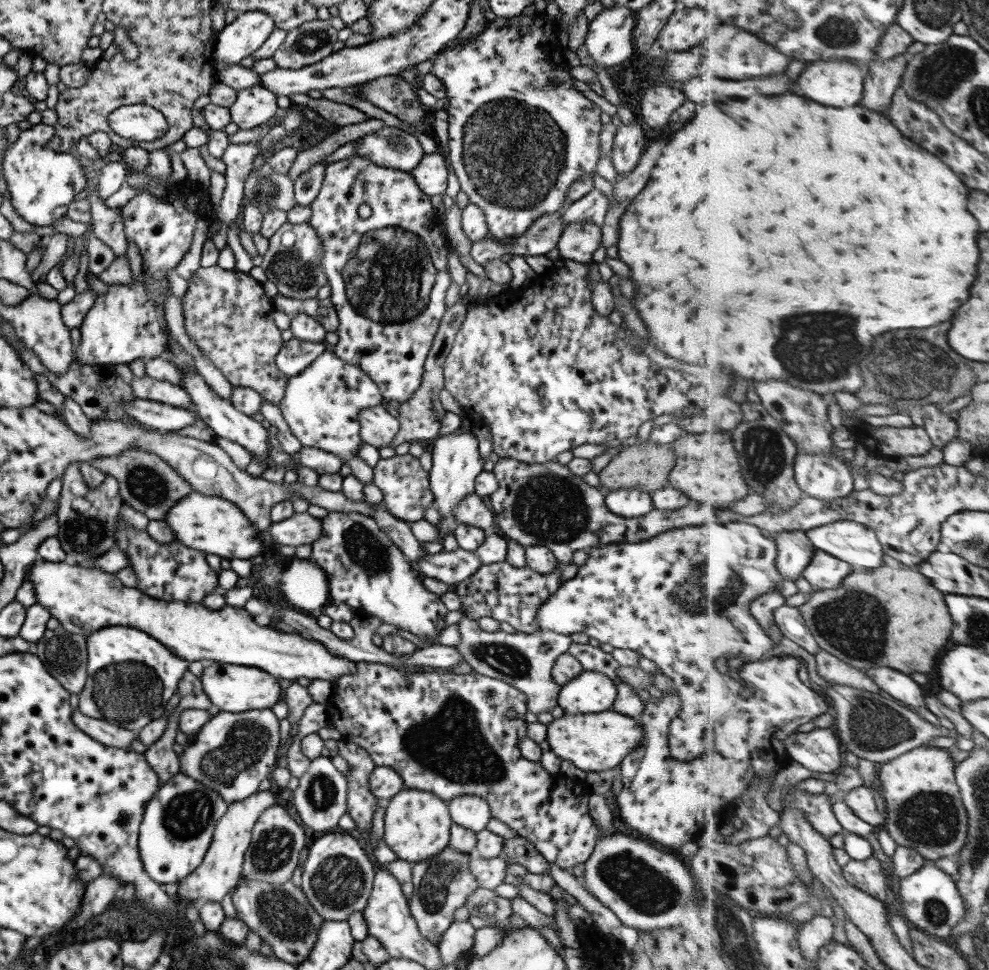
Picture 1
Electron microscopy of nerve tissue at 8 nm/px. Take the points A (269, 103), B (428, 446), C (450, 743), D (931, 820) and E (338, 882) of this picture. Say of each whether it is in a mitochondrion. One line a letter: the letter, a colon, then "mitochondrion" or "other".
A: other
B: other
C: mitochondrion
D: mitochondrion
E: mitochondrion

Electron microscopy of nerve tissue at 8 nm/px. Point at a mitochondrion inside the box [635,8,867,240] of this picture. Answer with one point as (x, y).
(837, 32)

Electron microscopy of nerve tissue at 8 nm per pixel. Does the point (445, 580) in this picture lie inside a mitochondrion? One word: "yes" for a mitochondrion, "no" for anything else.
no

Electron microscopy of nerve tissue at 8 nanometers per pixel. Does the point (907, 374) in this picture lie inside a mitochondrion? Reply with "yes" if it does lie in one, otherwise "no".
yes

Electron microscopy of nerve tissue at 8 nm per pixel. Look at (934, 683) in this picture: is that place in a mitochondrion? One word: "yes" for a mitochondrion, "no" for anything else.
no

